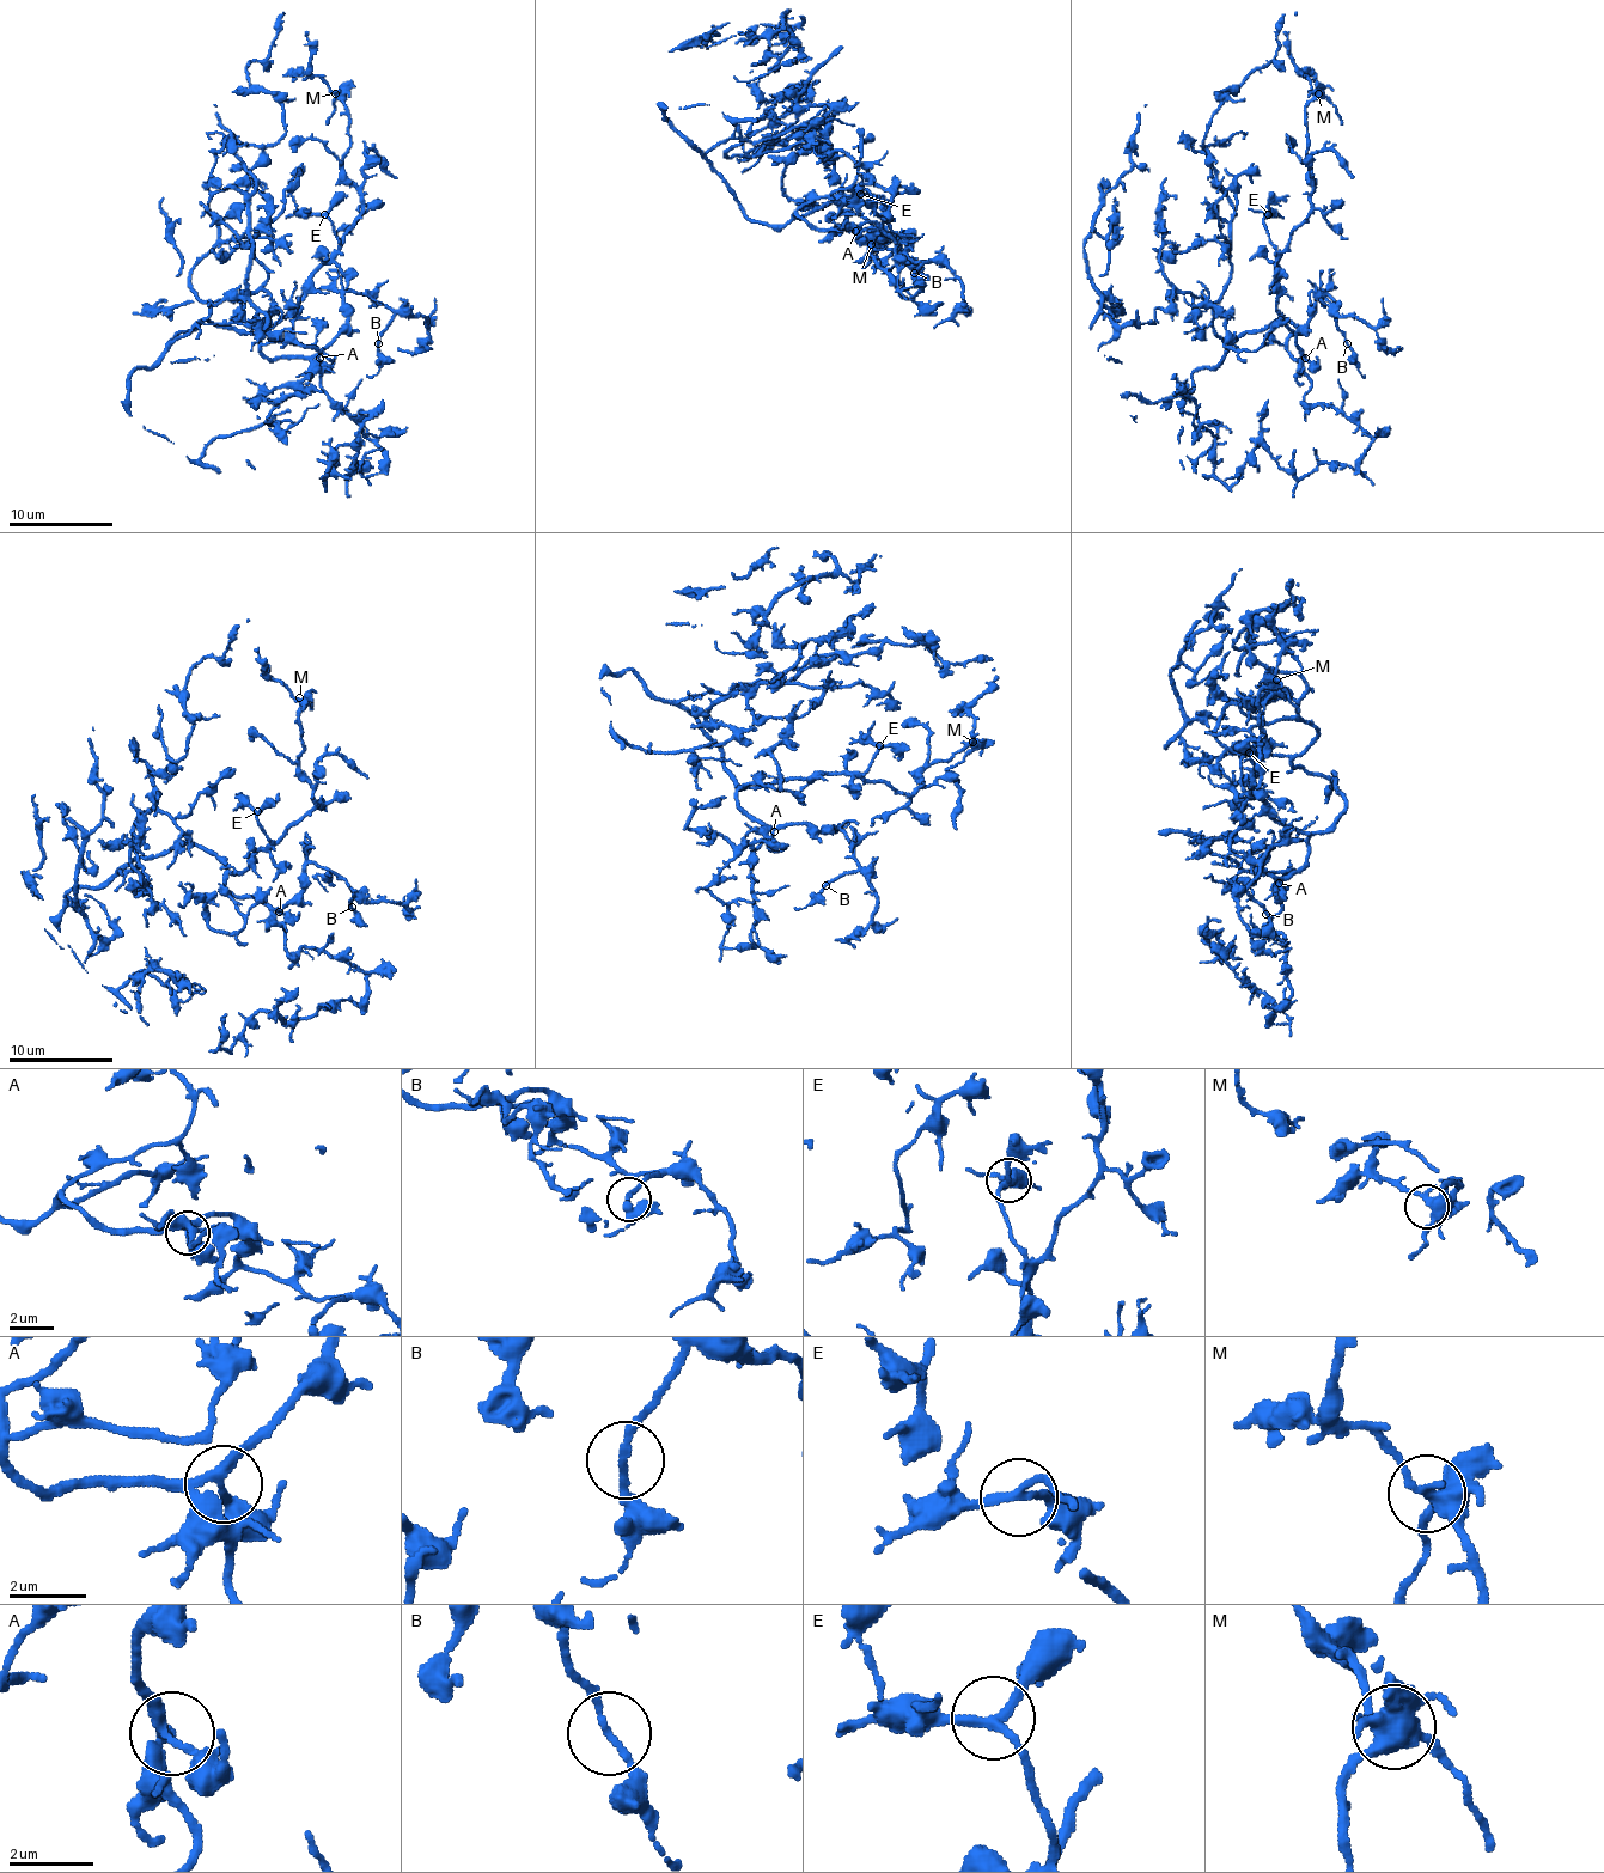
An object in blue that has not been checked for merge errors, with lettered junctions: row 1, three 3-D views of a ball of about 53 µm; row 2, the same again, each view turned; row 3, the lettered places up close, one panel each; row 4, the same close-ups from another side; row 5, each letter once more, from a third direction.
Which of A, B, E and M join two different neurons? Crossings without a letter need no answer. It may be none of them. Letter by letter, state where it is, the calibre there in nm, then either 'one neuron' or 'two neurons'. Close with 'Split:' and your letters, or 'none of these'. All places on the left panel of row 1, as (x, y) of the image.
A: place (319, 358); calibre 240 nm; one neuron
B: place (378, 343); calibre 170 nm; one neuron
E: place (324, 214); calibre 200 nm; one neuron
M: place (335, 93); calibre 400 nm; one neuron
Split: none of these

